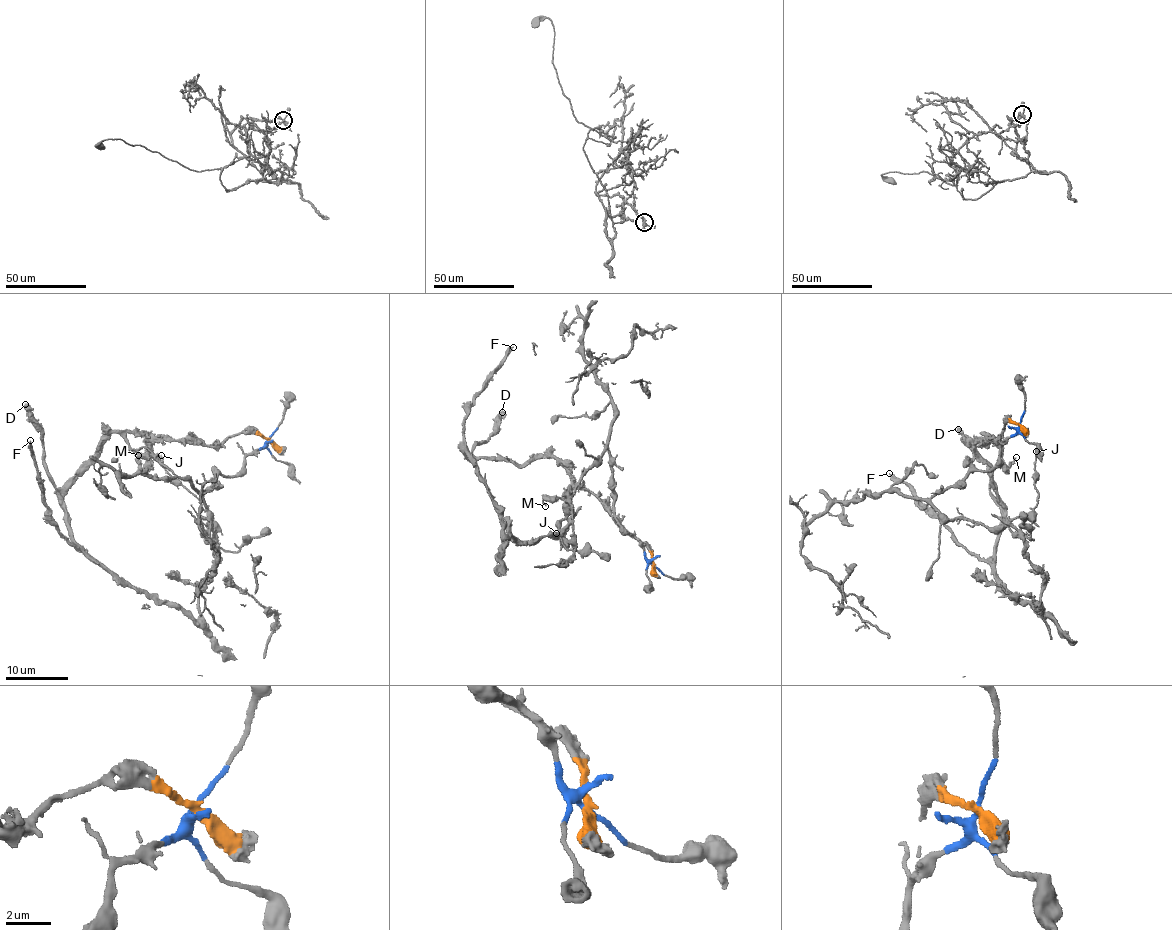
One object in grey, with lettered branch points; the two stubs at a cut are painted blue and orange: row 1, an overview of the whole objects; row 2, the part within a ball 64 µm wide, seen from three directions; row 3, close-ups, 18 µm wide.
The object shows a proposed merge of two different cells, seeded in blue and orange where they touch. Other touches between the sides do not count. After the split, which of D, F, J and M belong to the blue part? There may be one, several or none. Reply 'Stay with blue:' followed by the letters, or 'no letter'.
Stay with blue: J

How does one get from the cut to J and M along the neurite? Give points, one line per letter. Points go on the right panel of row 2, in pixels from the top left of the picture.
J: (1019, 425), (994, 468), (970, 472), (931, 503), (948, 518), (988, 527), (1022, 517), (1036, 506), (1036, 451)
M: (1019, 425), (1009, 422), (996, 440), (985, 444), (983, 441), (993, 442), (1002, 453), (1006, 471), (1015, 457)

